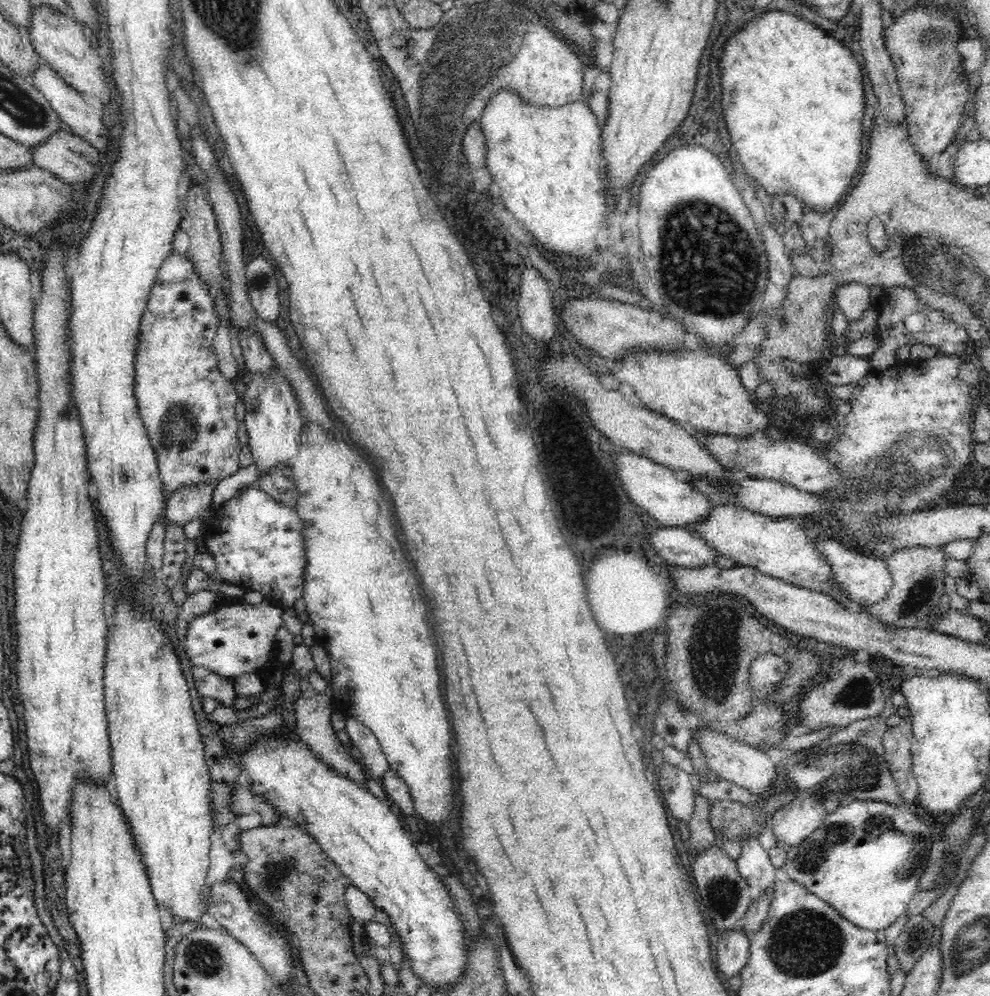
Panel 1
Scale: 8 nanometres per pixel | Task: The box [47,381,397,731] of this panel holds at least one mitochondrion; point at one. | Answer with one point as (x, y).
(178, 422)

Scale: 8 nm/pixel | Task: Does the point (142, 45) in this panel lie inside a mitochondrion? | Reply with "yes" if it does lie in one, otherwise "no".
no

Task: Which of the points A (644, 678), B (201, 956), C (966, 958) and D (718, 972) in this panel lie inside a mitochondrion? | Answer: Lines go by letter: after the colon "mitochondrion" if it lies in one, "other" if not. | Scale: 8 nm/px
A: other
B: mitochondrion
C: mitochondrion
D: other

